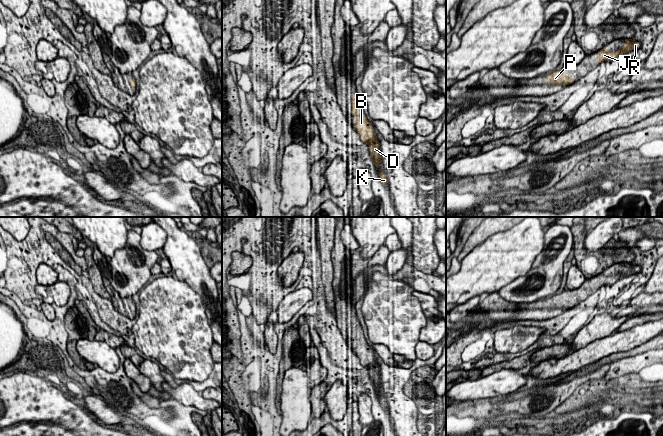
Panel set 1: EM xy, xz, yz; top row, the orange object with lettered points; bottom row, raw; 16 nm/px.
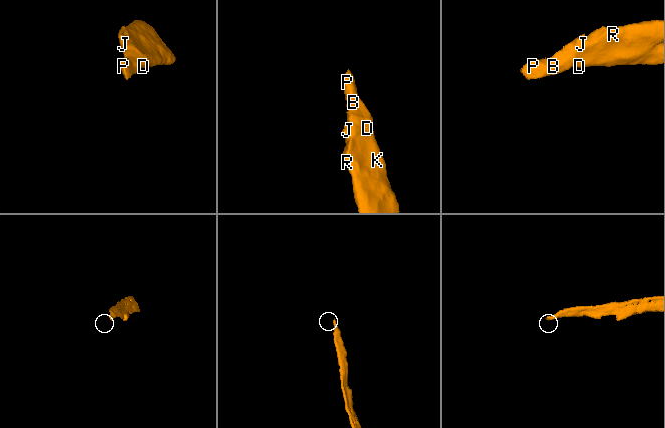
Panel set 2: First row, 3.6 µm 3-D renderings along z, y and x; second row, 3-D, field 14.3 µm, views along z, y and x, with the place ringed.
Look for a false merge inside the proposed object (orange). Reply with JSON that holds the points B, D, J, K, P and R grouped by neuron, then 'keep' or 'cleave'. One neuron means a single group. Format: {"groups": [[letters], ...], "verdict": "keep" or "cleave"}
{"groups": [["B", "D", "J", "K", "P", "R"]], "verdict": "keep"}

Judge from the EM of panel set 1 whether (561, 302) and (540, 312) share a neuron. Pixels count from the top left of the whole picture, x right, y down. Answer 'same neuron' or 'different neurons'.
same neuron

